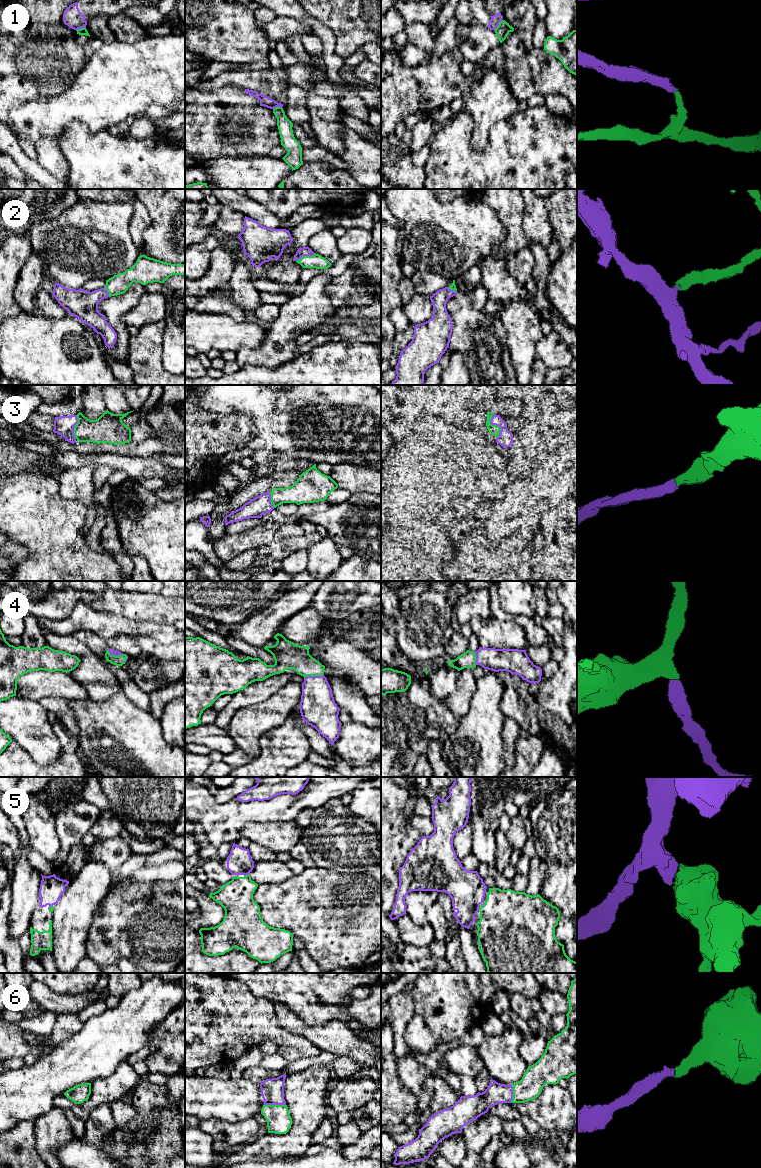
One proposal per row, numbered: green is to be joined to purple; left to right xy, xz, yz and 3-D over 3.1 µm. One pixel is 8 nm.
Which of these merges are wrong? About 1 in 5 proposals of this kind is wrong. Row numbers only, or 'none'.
1

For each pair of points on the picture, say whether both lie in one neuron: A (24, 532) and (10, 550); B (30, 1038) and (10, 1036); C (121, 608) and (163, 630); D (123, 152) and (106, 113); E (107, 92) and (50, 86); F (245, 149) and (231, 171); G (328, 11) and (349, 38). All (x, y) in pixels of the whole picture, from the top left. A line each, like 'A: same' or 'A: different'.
A: different
B: different
C: different
D: different
E: different
F: different
G: same

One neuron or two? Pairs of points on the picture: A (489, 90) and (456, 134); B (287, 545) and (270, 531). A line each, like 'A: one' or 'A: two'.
A: two
B: two

